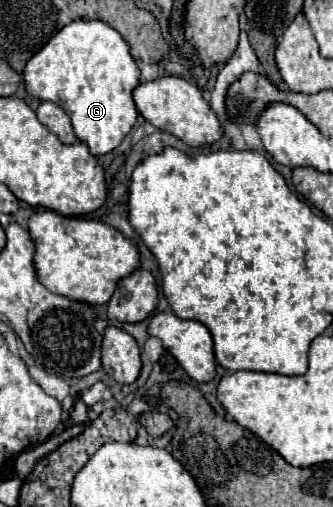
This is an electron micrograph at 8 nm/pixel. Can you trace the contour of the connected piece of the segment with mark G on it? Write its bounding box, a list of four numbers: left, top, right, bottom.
[23,21,139,157]

